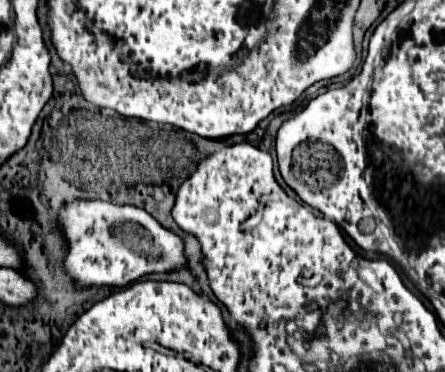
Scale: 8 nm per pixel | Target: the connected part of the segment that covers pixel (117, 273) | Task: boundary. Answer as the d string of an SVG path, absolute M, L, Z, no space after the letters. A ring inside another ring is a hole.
M76 200L62 208L60 226L70 246L64 266L80 288L92 284L122 288L142 276L154 272L176 272L188 264L184 256L184 240L136 206L118 206L102 200Z

